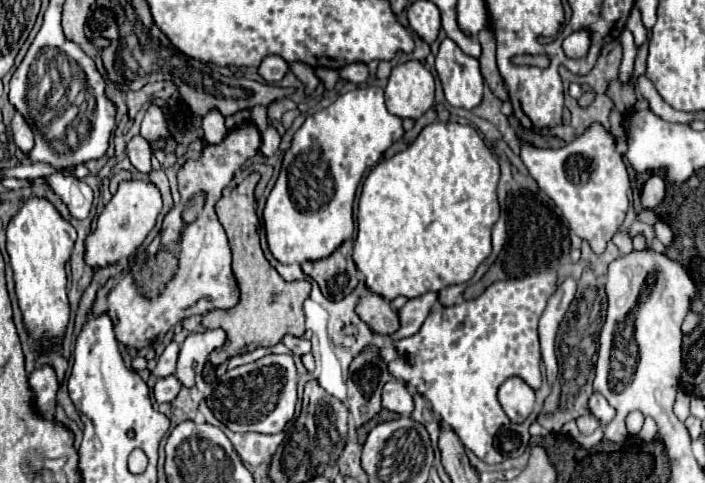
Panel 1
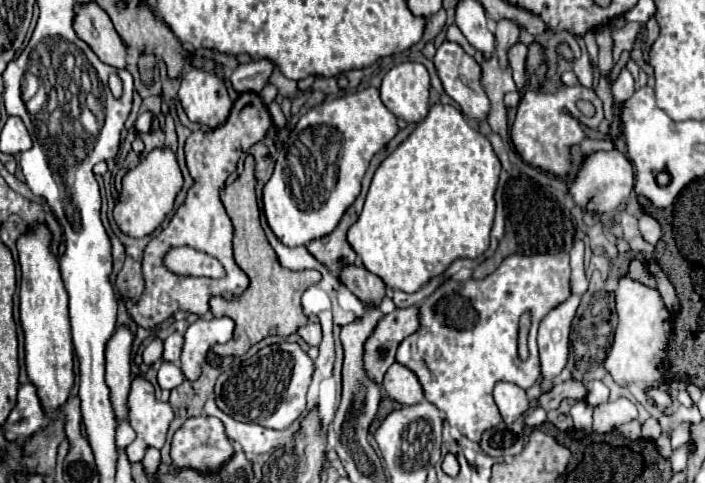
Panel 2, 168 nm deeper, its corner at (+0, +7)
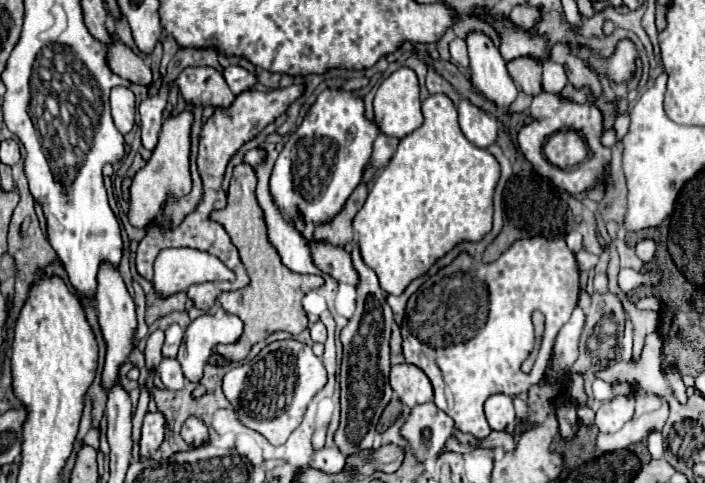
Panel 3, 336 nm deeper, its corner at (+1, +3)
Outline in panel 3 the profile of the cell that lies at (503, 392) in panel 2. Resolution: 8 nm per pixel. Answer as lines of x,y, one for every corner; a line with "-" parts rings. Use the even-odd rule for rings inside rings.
506,394
490,396
484,404
484,412
492,430
506,430
506,426
516,420
512,398

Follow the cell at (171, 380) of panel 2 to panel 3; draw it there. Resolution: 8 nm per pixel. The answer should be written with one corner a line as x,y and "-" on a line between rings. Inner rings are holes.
162,358
158,370
156,370
162,378
162,384
168,388
168,390
180,390
186,382
184,374
182,374
182,368
180,368
180,362
176,358

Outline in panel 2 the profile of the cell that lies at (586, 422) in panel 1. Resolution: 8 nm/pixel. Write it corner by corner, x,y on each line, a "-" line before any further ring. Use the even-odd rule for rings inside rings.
617,398
613,402
605,402
599,404
593,410
593,430
595,432
613,432
617,430
621,424
627,424
631,420
635,420
637,414
637,406
627,400
627,398

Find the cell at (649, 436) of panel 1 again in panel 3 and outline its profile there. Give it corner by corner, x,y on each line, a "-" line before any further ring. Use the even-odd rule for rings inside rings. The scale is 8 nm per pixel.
650,432
648,436
648,450
652,458
662,458
662,434
660,432

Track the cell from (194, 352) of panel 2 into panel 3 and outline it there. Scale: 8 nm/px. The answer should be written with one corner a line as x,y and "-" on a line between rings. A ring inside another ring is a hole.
224,310
216,314
202,314
190,322
178,352
182,372
190,382
202,378
202,370
218,344
236,342
242,334
242,320

